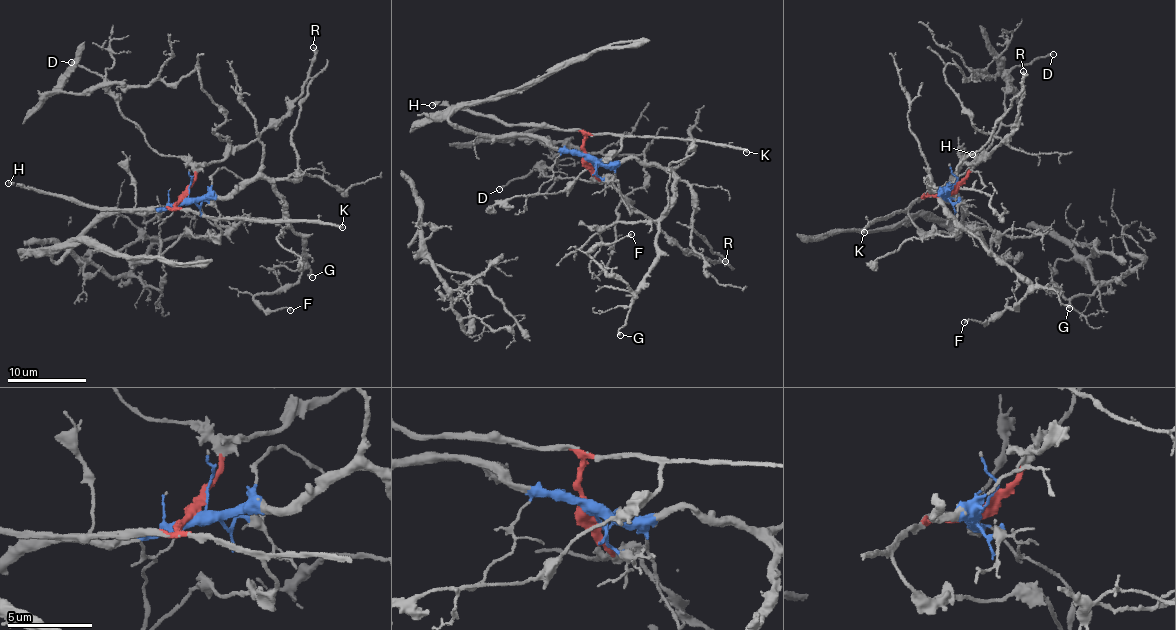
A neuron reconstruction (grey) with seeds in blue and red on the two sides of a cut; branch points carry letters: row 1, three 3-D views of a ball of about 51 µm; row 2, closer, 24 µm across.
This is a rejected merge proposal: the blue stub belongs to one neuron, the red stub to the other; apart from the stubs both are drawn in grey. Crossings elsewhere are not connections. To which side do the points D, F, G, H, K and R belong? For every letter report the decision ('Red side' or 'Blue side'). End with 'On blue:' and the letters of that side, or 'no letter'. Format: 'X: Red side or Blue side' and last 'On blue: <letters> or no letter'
D: Red side
F: Blue side
G: Blue side
H: Red side
K: Red side
R: Red side
On blue: F, G

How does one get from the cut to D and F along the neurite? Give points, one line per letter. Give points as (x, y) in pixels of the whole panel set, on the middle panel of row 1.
D: (587, 159), (597, 177), (595, 181), (546, 177), (545, 170), (538, 166), (521, 177), (508, 180), (500, 189)
F: (588, 160), (618, 165), (636, 158), (674, 179), (652, 268), (635, 292), (588, 253), (631, 233)

